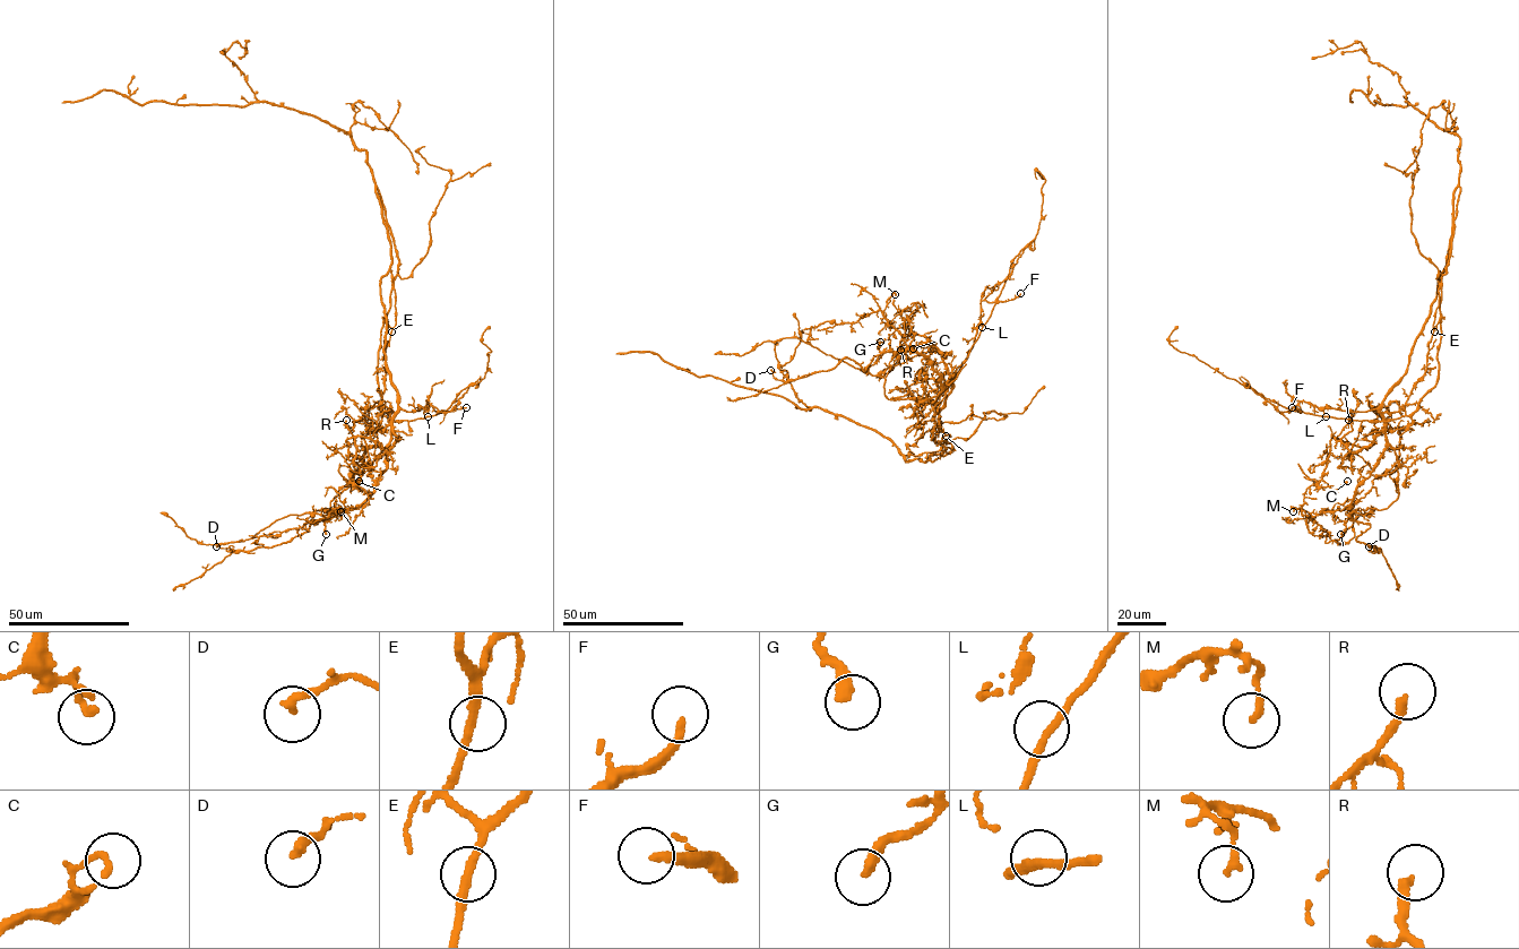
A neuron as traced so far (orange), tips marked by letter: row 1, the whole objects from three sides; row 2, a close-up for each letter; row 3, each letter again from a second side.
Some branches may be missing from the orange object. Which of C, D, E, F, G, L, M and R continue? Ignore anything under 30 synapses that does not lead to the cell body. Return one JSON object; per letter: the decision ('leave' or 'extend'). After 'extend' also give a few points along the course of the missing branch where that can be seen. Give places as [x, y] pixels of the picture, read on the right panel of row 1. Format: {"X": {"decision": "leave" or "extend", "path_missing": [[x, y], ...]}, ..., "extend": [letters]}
{"C": {"decision": "leave"}, "D": {"decision": "leave"}, "E": {"decision": "leave"}, "F": {"decision": "leave"}, "G": {"decision": "leave"}, "L": {"decision": "leave"}, "M": {"decision": "leave"}, "R": {"decision": "leave"}, "extend": []}

